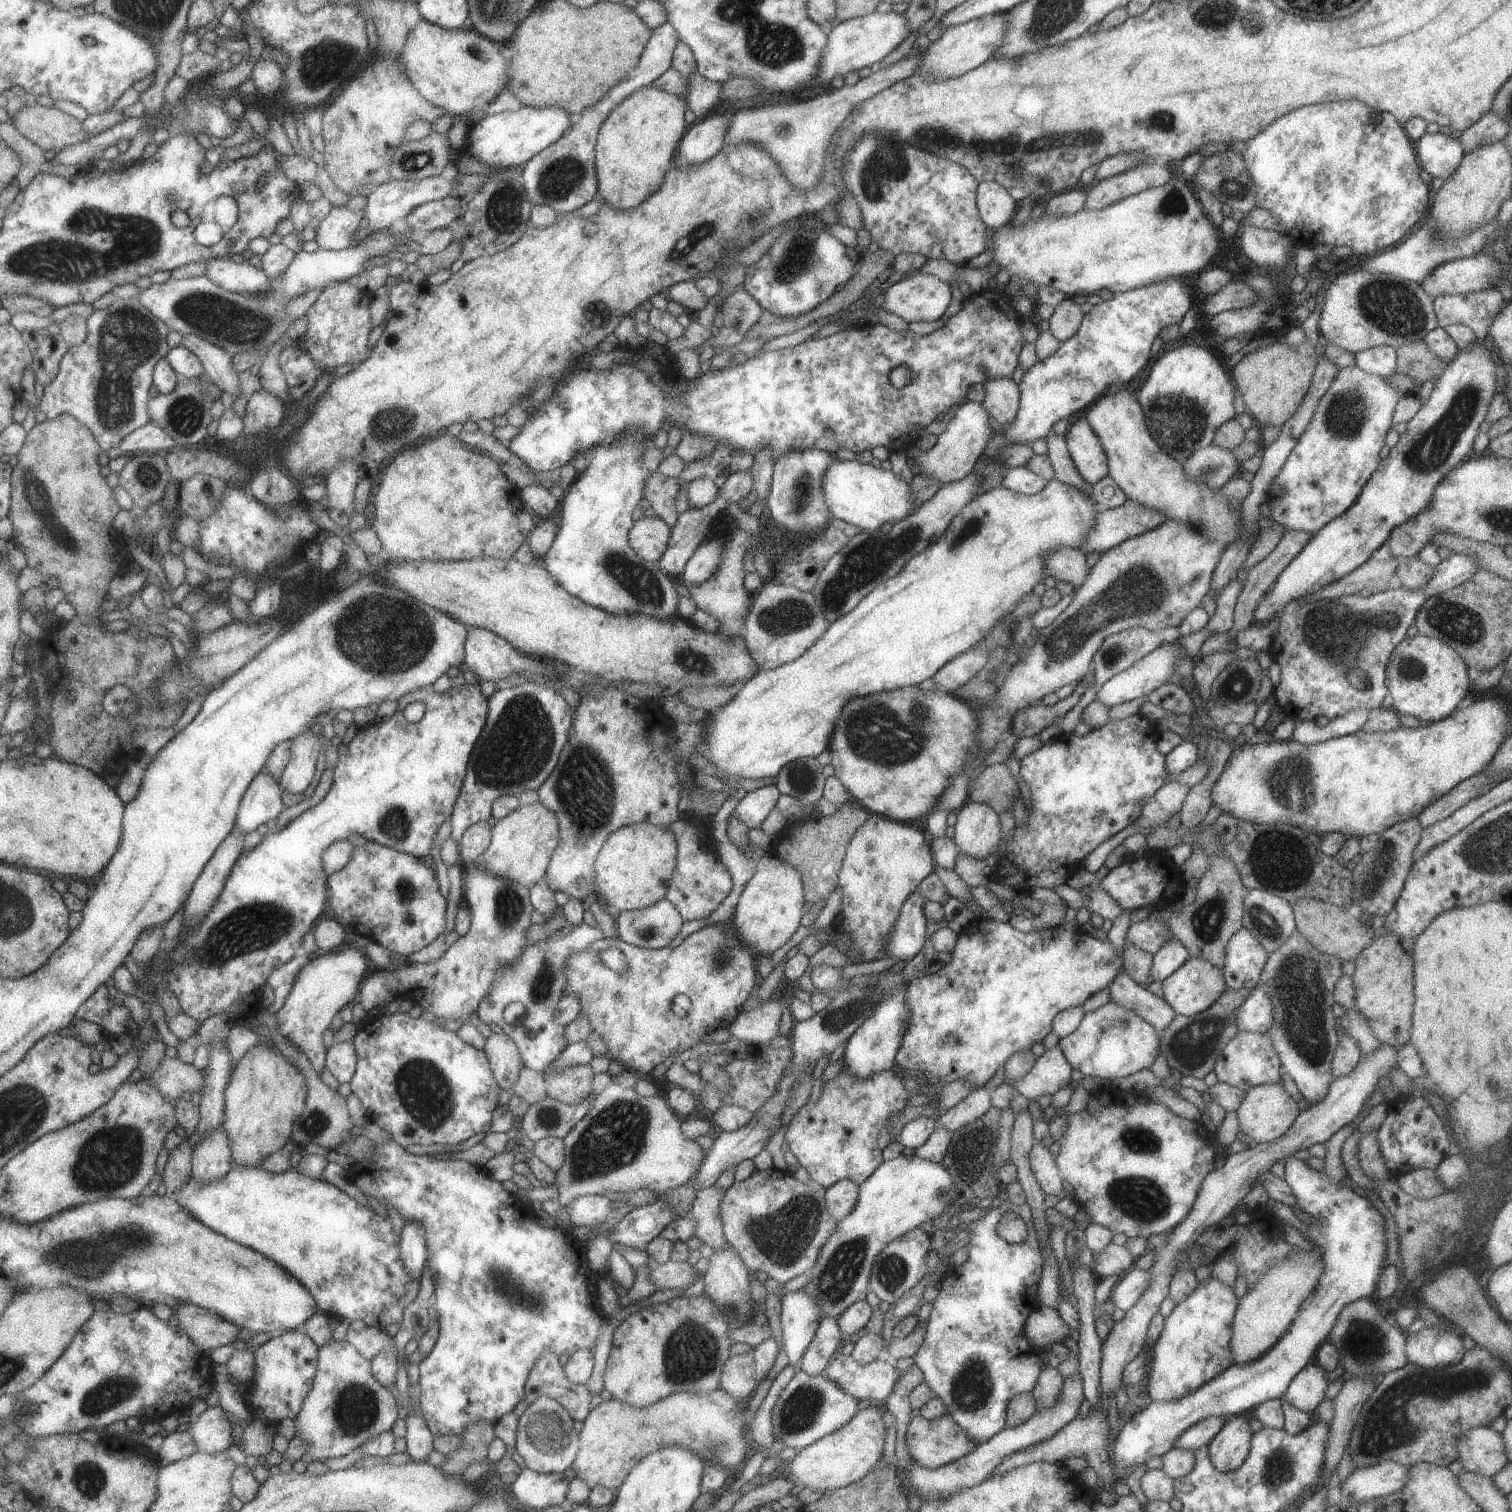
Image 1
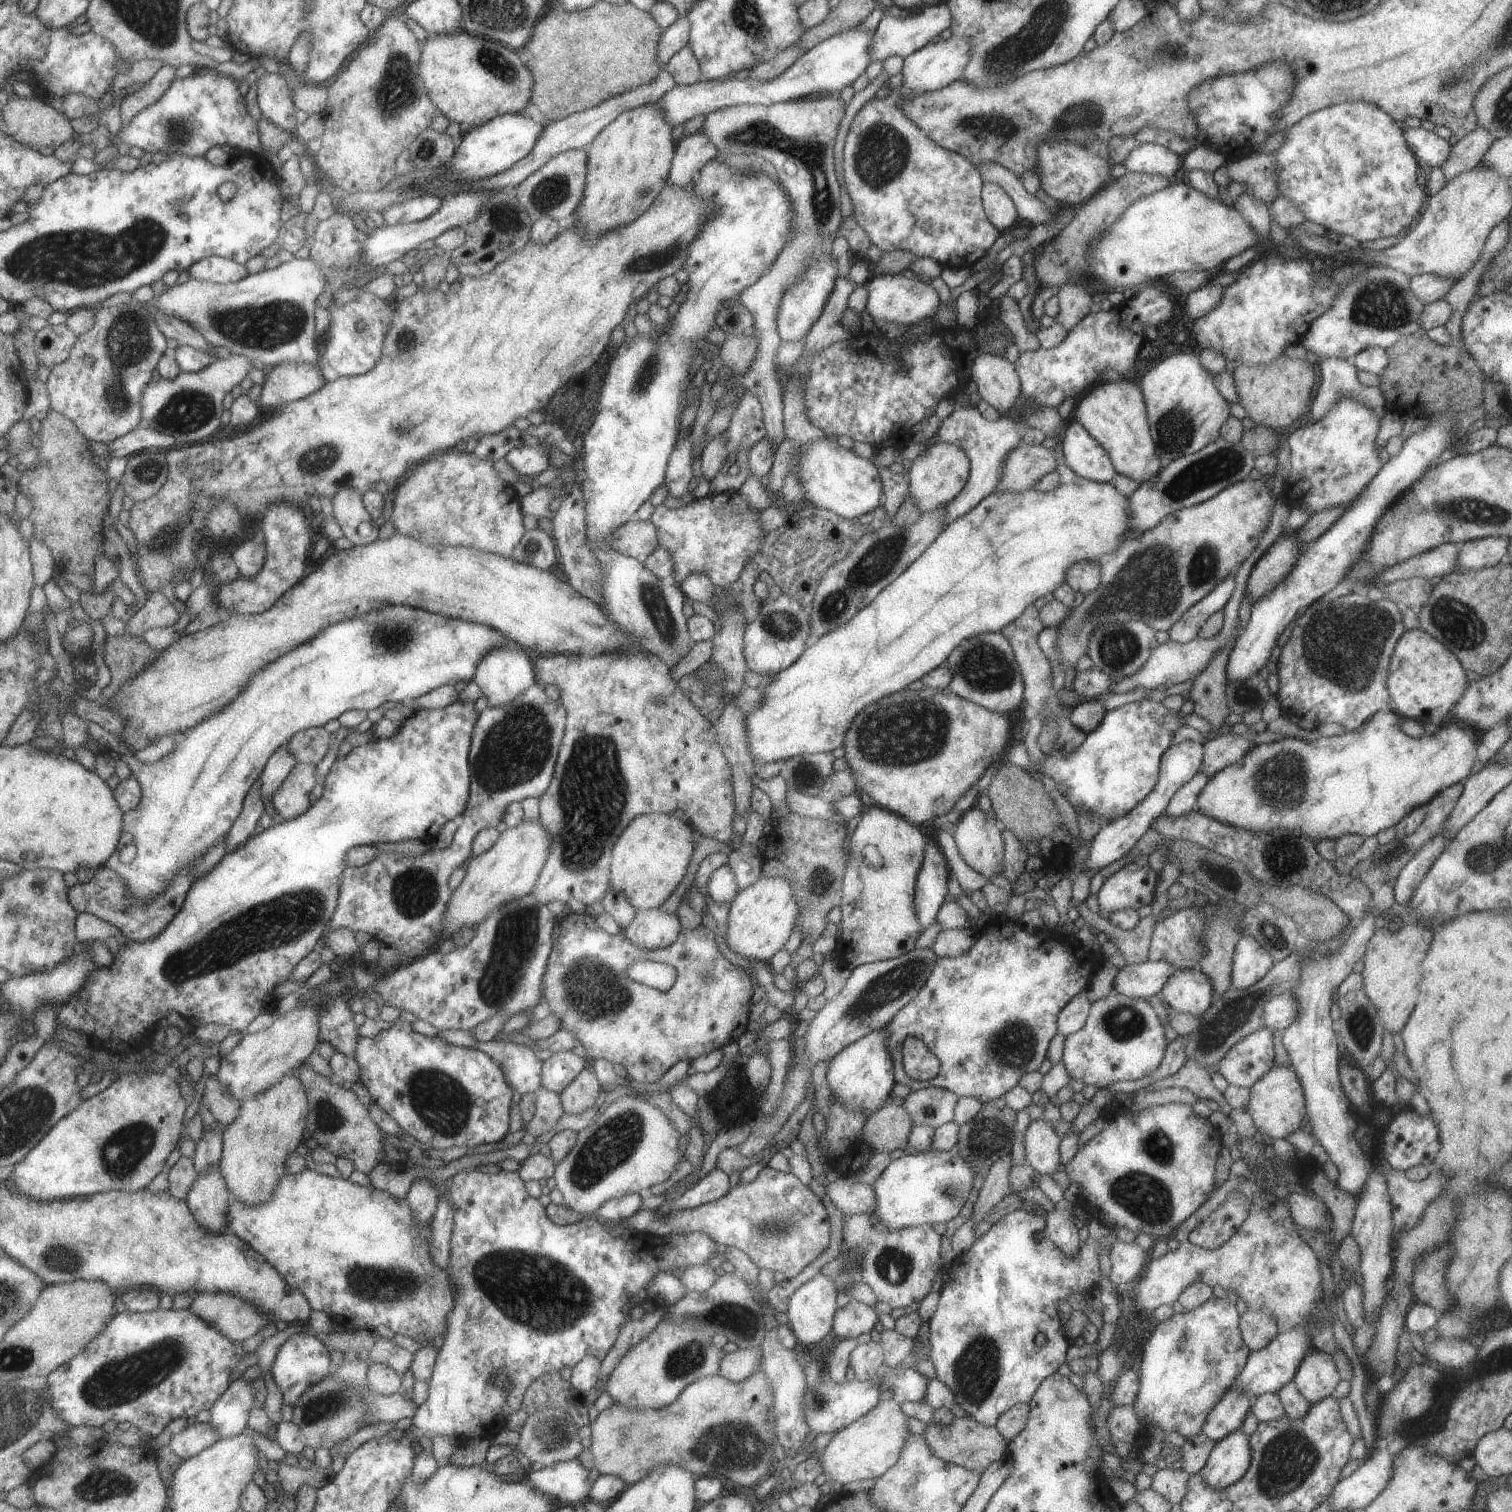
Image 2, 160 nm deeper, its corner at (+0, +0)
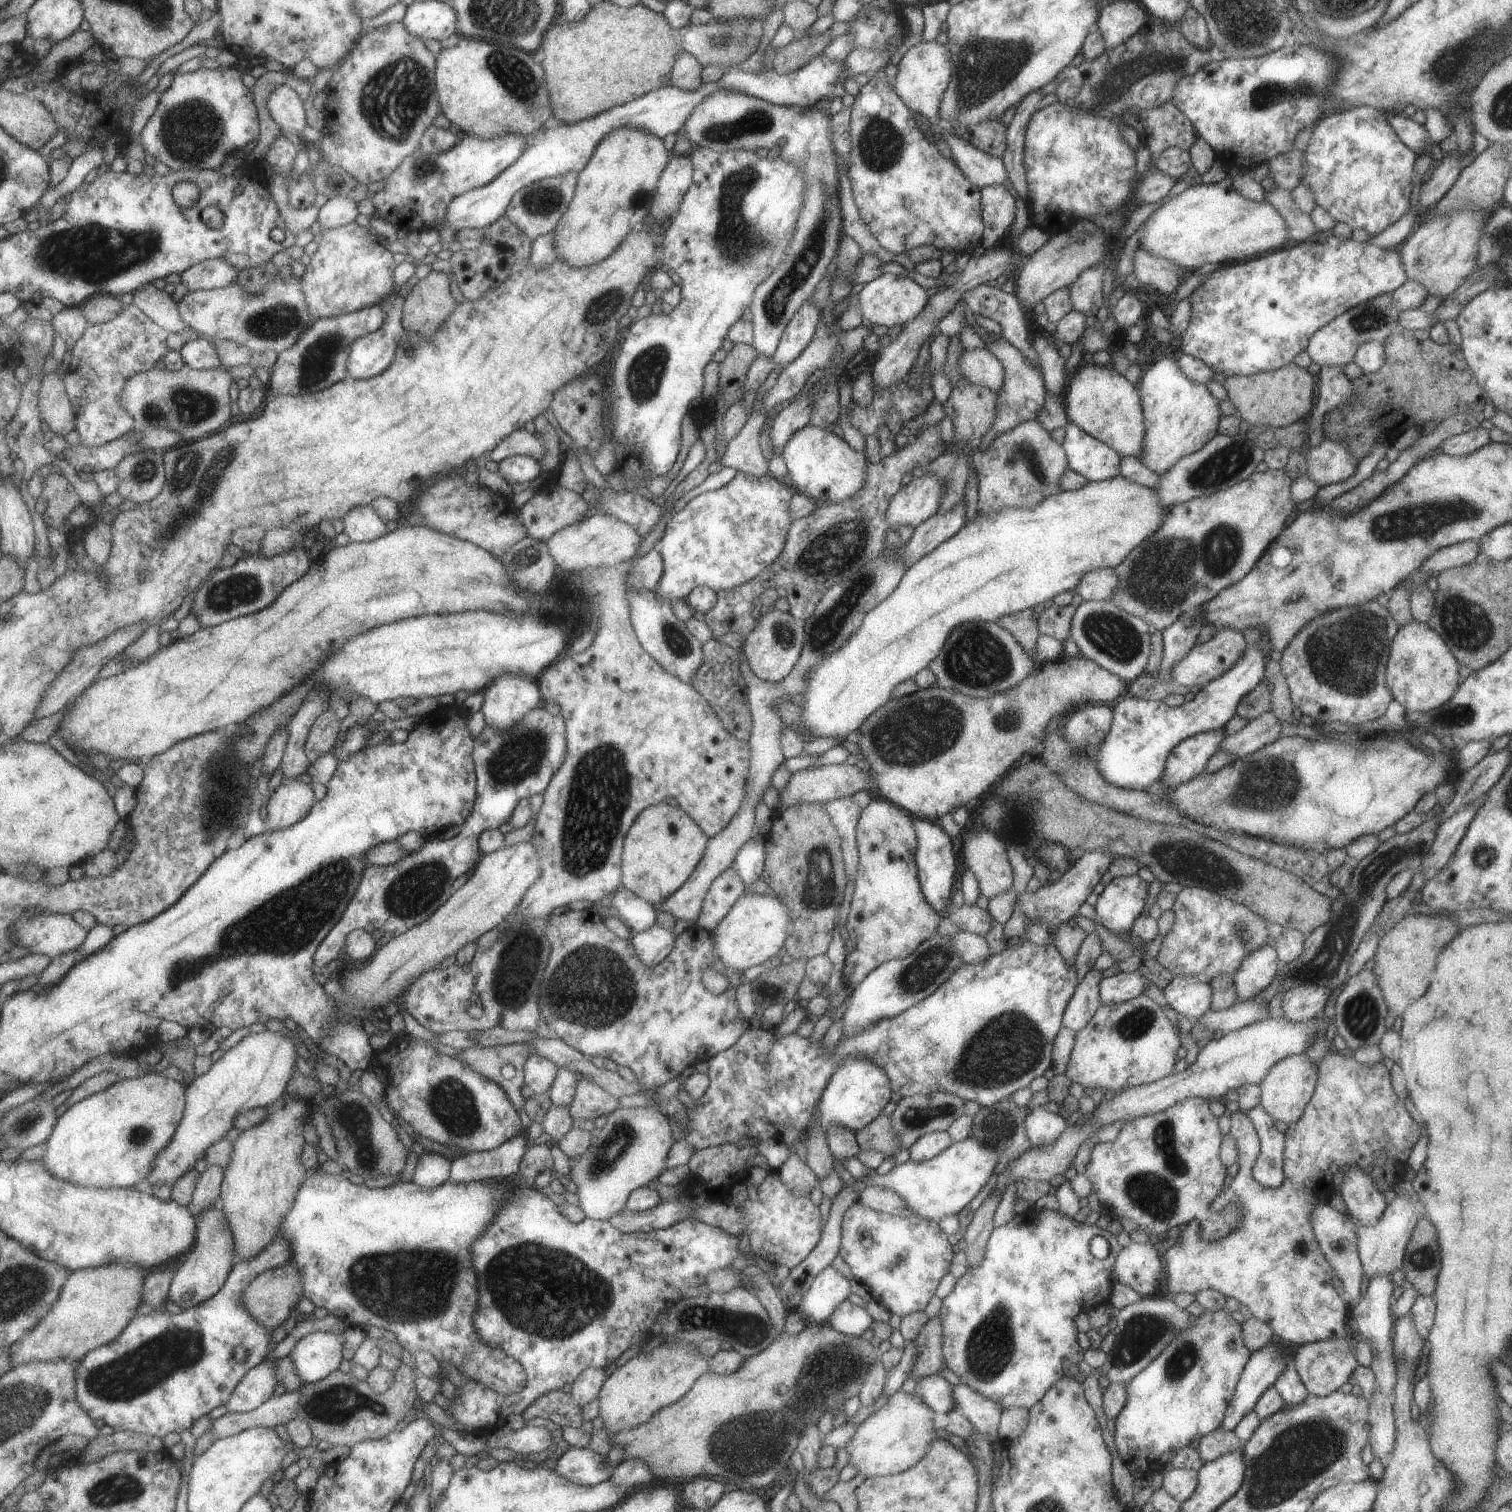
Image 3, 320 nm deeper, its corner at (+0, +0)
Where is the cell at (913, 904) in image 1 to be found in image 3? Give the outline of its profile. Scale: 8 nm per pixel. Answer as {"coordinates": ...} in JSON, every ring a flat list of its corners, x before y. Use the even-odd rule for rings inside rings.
{"coordinates":[[912,817,912,825,916,836,914,861,921,892,925,900,936,911,944,913,950,905,951,886,953,886,955,868,957,868,957,858,955,858,955,854,953,854,951,838,941,827,937,824,933,824,933,822,930,822,927,818]]}

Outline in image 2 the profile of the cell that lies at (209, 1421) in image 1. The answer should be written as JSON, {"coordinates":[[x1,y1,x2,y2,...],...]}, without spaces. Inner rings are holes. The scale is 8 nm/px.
{"coordinates":[[239,1377,210,1409,210,1423,217,1428,222,1439,239,1436,248,1428,251,1408,259,1406,255,1401,253,1384]]}

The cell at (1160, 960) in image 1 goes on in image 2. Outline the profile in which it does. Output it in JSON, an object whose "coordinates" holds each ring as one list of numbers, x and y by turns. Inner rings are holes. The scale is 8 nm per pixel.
{"coordinates":[[1165,960,1123,965,1115,976,1113,989,1122,996,1148,1001,1151,996,1161,991,1173,972,1173,966]]}

